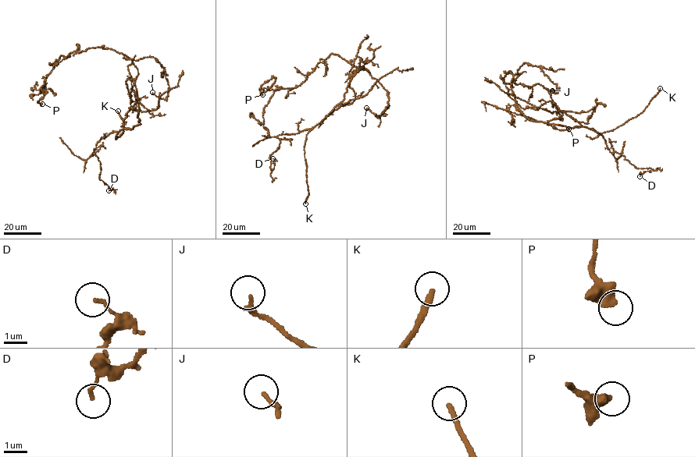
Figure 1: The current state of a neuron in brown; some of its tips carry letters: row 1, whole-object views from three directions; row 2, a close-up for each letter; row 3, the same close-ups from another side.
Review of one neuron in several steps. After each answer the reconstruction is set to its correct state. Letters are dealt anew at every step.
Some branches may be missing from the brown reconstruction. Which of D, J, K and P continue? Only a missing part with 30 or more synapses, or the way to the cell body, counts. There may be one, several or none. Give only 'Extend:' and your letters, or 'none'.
Extend: K

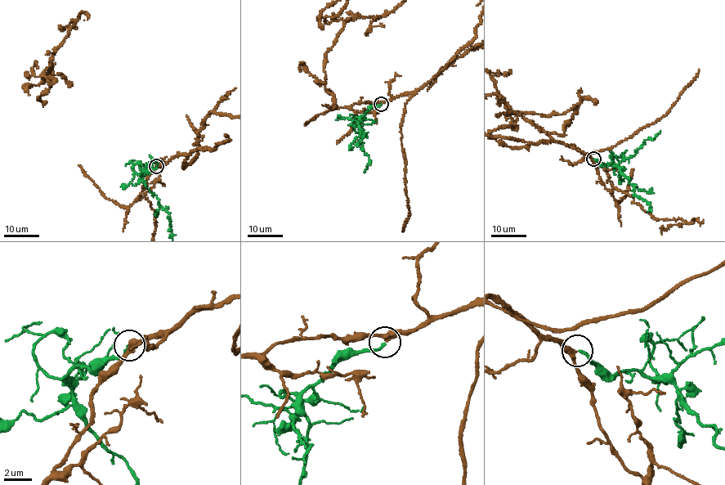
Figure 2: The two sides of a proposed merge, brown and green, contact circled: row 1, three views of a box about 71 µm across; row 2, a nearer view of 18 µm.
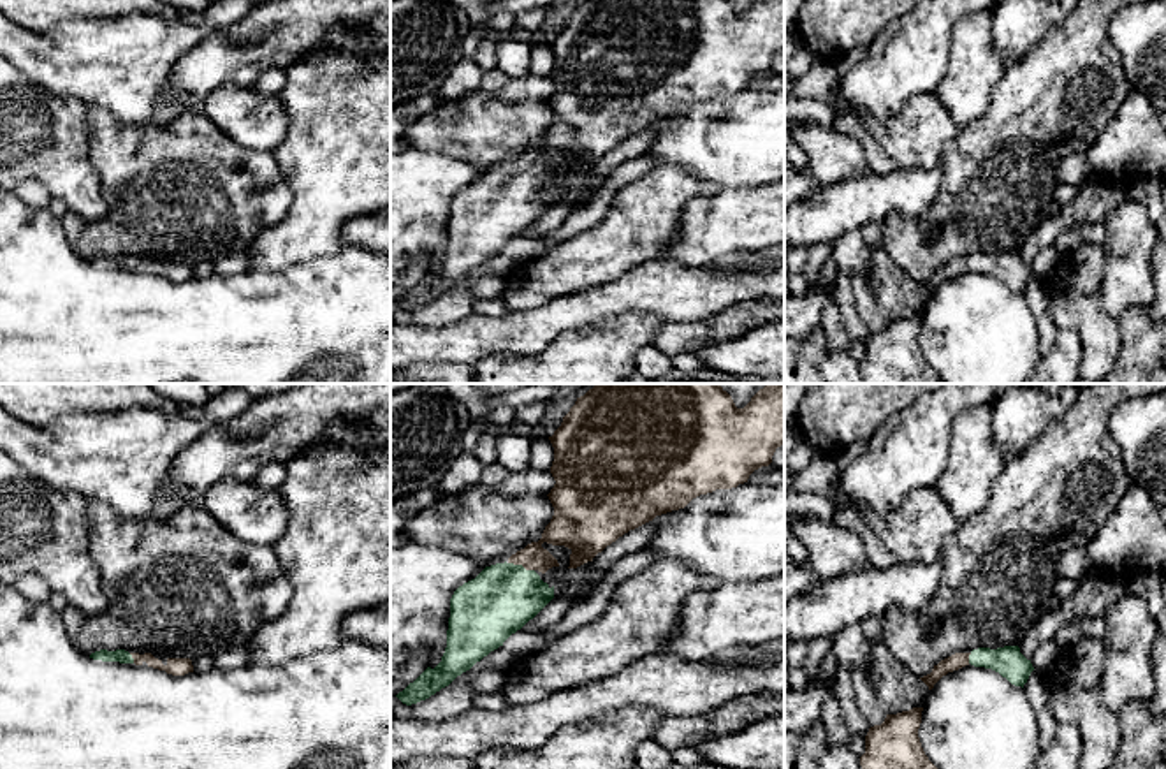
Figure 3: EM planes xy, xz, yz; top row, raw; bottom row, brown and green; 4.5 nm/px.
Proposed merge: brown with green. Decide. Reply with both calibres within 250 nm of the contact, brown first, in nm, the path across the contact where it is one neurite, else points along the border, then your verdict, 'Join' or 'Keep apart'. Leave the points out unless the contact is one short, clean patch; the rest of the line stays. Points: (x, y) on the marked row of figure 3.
Thickness 140 nm (brown) against 320 nm. Path across: xz (563, 530), (547, 535), (521, 563), (516, 585), (502, 599). Join

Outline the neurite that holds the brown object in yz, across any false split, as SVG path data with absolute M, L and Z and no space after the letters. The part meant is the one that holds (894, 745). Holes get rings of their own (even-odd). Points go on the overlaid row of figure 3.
M923 707L886 714L881 725L869 729L862 769L937 769L925 755L918 729Z

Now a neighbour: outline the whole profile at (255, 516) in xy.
M223 479L200 500L202 509L230 535L248 544L274 544L288 524L280 491L264 491L253 482Z

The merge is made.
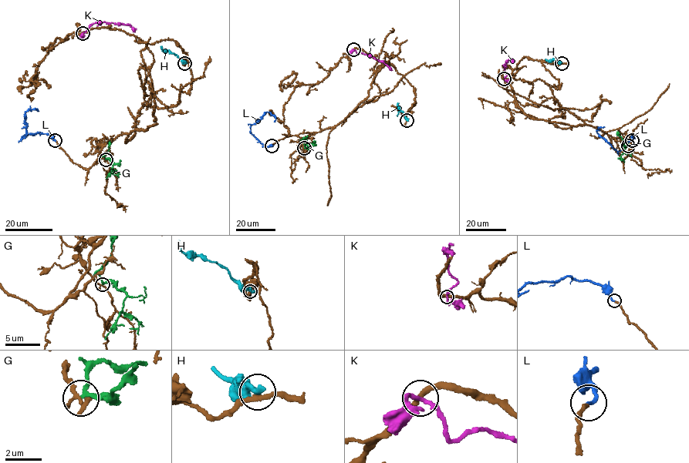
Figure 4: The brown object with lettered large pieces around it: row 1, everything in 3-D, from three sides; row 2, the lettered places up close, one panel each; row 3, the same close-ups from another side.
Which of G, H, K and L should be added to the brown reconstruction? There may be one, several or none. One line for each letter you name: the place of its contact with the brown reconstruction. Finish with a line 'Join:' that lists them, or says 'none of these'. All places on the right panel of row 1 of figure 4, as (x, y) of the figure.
L: meets brown at (632, 140)
Join: L

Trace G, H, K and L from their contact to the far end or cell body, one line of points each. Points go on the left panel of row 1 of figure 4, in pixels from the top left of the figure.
G: (106, 159), (113, 163), (106, 179)
H: (185, 63), (173, 53), (161, 48), (161, 45)
K: (82, 33), (94, 23), (104, 21), (130, 25), (135, 31)
L: (55, 140), (50, 135), (38, 132), (26, 134), (21, 139), (25, 135), (25, 112), (37, 110)

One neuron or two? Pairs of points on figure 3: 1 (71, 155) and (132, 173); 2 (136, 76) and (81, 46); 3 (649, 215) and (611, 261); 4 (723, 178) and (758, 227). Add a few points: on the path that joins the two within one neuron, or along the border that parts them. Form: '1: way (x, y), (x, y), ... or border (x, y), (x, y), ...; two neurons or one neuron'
1: border (85, 120), (90, 162), (97, 171), (104, 199); two neurons
2: way (122, 65), (118, 62), (95, 60); one neuron
3: way (639, 226), (614, 250); one neuron
4: border (765, 183), (720, 190); two neurons

